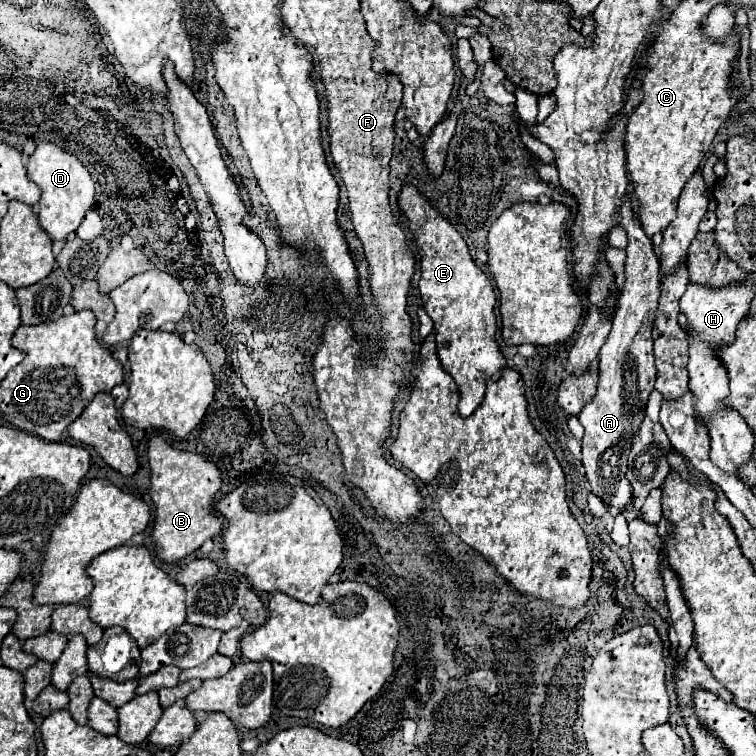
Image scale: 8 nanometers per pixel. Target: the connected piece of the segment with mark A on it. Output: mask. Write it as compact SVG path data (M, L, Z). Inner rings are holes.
M630 194L622 206L622 228L628 232L624 266L626 284L620 294L620 306L612 322L610 336L598 352L598 392L578 416L580 424L584 426L582 466L586 468L590 490L612 512L626 512L632 500L632 488L626 480L626 458L630 452L630 436L638 430L642 416L646 416L646 402L654 390L656 366L652 352L652 320L660 296L660 266L652 248L652 240L642 232L642 228L638 228L638 220L634 220Z

